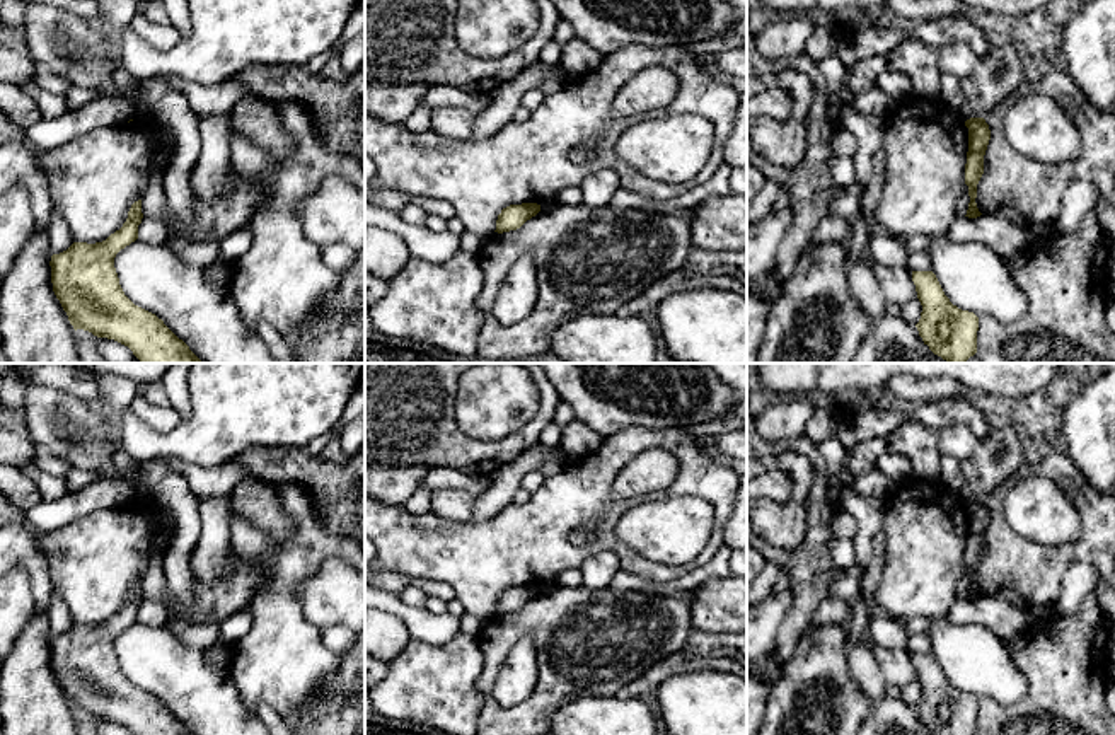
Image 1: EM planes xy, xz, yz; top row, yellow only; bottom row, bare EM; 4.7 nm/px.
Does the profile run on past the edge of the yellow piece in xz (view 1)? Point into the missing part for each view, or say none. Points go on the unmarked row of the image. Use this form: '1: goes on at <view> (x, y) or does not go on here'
1: does not go on here

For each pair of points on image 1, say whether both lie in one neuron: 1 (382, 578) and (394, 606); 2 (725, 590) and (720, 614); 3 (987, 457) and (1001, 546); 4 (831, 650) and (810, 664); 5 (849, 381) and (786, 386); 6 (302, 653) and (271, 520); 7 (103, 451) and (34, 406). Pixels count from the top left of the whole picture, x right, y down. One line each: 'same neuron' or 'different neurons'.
1: different neurons
2: same neuron
3: different neurons
4: same neuron
5: same neuron
6: different neurons
7: same neuron

